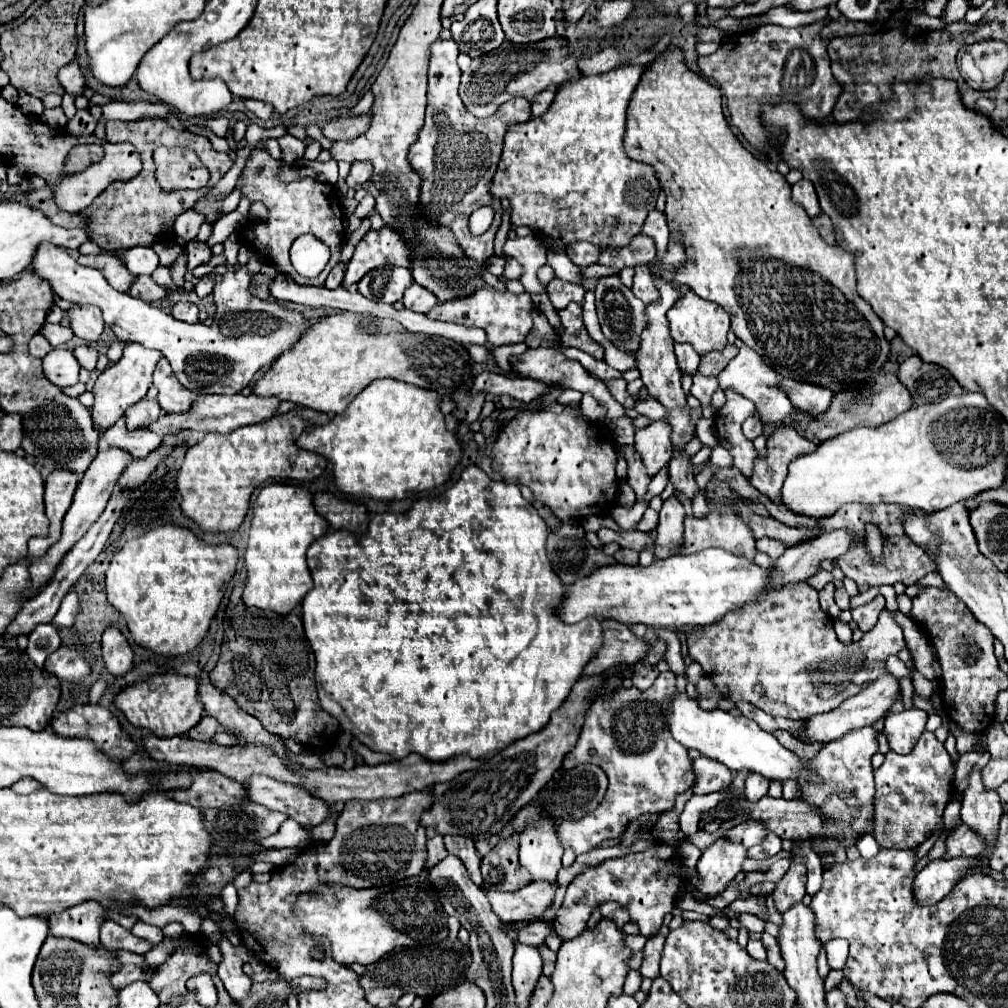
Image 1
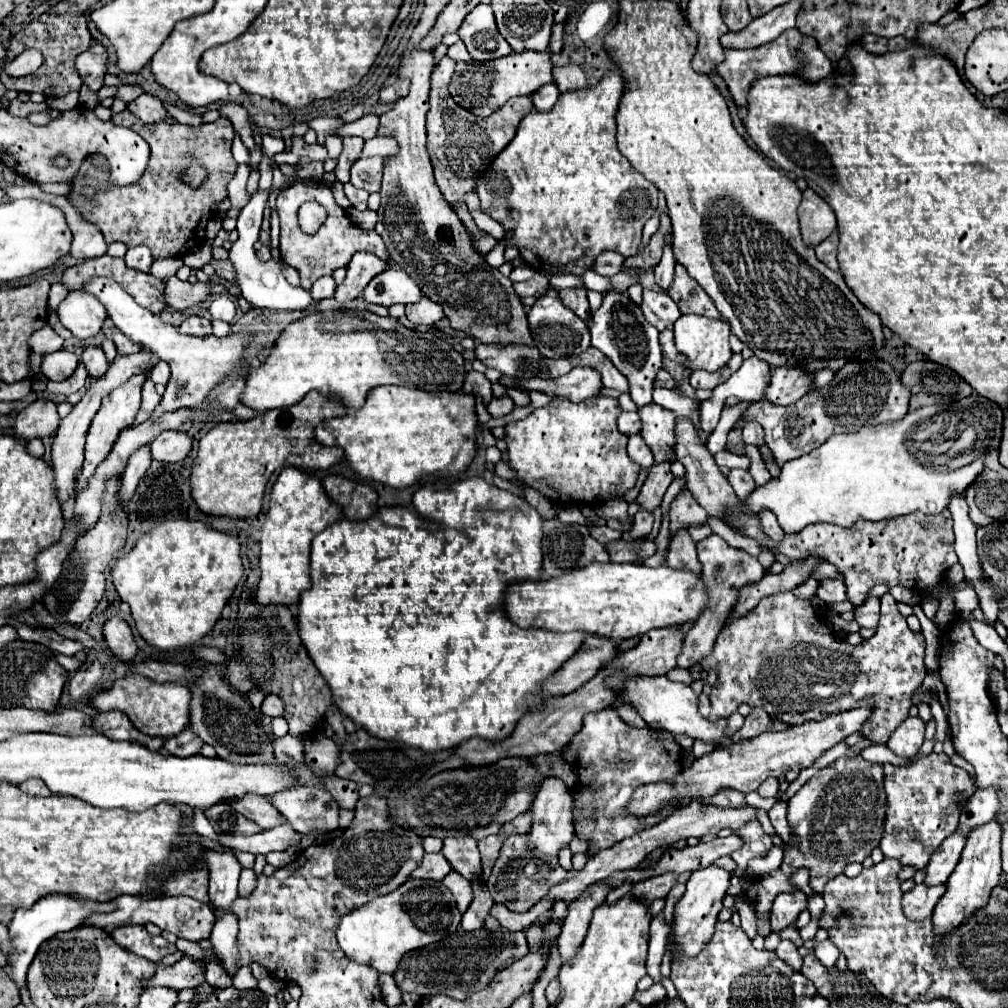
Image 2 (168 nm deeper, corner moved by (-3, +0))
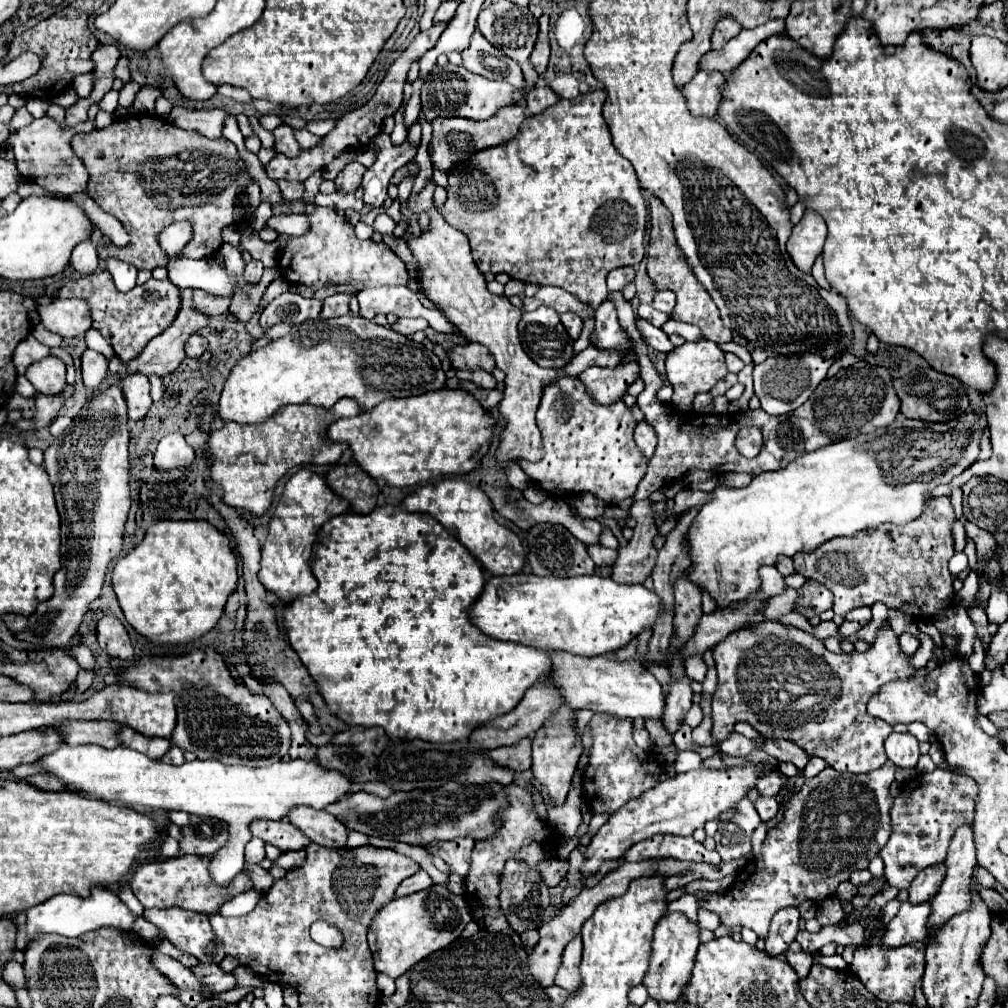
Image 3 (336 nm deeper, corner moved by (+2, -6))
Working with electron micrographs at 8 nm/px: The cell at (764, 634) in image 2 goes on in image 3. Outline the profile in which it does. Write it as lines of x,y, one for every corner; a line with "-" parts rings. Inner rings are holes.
763,621
755,627
737,629
727,635
727,639
713,647
713,659
719,673
717,689
713,693
713,737
717,741
725,741
733,733
735,723
745,721
763,737
793,741
807,755
821,757
835,771
849,773
869,773
887,761
883,743
893,732
893,727
877,717
871,717
867,713
867,701
879,691
881,685
897,679
909,679
915,673
911,659
899,649
897,635
891,627
879,631
869,651
835,655
827,651
823,641
811,633
797,627

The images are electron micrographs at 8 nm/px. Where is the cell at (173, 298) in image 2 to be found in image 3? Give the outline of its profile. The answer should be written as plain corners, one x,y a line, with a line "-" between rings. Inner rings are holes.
201,289
193,291
193,299
195,299
195,305
209,315
223,315
229,311
229,305
231,305
231,297
217,297

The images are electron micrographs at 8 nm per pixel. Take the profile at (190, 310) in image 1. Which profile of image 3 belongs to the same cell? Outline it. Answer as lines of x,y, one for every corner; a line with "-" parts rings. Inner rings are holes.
193,335
193,337
185,343
185,353
187,353
187,357
199,359
207,349
209,349
209,343
207,343
207,339
201,337
201,335

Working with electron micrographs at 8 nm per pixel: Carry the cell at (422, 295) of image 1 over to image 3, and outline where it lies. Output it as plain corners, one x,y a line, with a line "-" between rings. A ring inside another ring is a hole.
397,319
395,323
389,325
389,329
401,333
401,335
413,335
417,331
425,331
429,323
425,319

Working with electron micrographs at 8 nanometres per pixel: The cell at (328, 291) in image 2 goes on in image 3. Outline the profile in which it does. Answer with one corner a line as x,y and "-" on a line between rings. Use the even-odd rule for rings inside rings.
283,293
277,299
273,299
261,313
261,327
269,329
275,323
289,323
289,325
301,325
303,321
317,321
321,311
319,299
305,299
299,293

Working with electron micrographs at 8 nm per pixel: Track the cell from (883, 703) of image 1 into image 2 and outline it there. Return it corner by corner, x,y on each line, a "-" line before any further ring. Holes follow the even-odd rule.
858,707
844,713
828,715
822,721
804,721
802,725
788,727
786,731
768,731
746,743
734,743
734,747
722,747
722,751
712,751
696,759
690,769
684,769
682,773
678,773
678,779
674,779
674,785
654,783
654,785
638,787
626,811
634,811
634,815
648,815
650,811
656,811
658,805
666,803
666,799
682,801
684,797
692,797
692,801
698,799
702,803
708,803
710,795
714,795
714,791
720,791
722,787
734,787
736,791
742,791
742,793
756,791
766,777
780,777
786,771
802,771
814,765
814,761
824,751
844,741
848,735
856,733
864,725
864,721
870,717
870,713
872,713
870,707

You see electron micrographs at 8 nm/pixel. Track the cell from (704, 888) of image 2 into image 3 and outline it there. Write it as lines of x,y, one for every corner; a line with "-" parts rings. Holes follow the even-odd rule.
669,913
663,917
655,929
653,945
651,945
651,957
649,957
649,969
643,977
643,985
651,999
657,1003
675,1003
681,993
683,985
689,983
691,969
695,963
695,955
699,949
699,925
687,921
681,913

